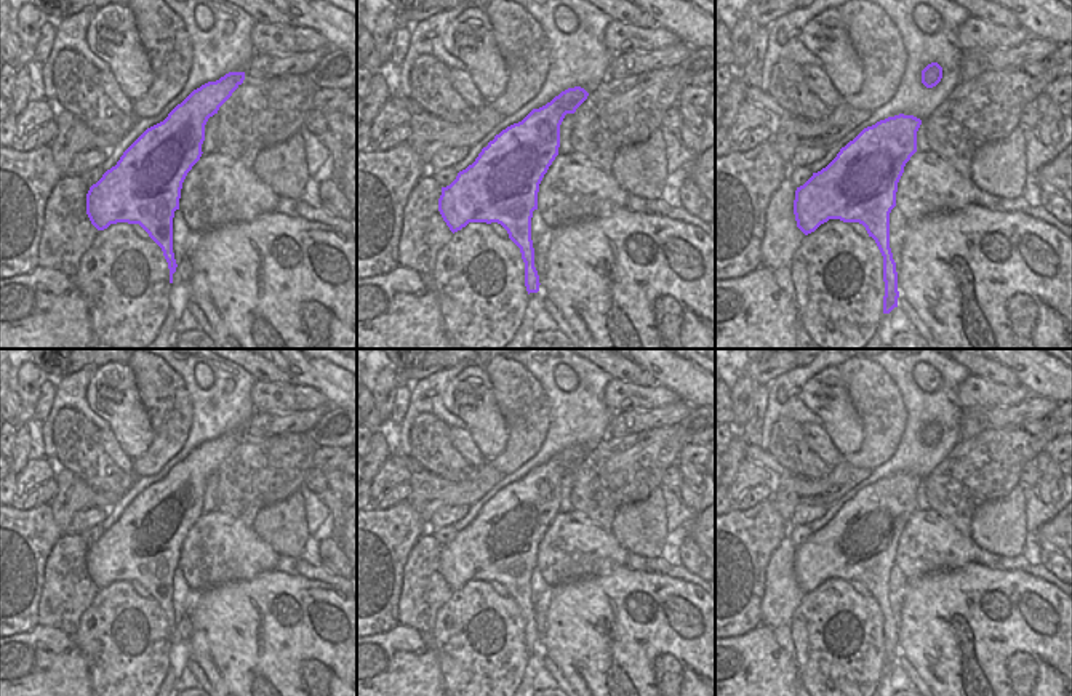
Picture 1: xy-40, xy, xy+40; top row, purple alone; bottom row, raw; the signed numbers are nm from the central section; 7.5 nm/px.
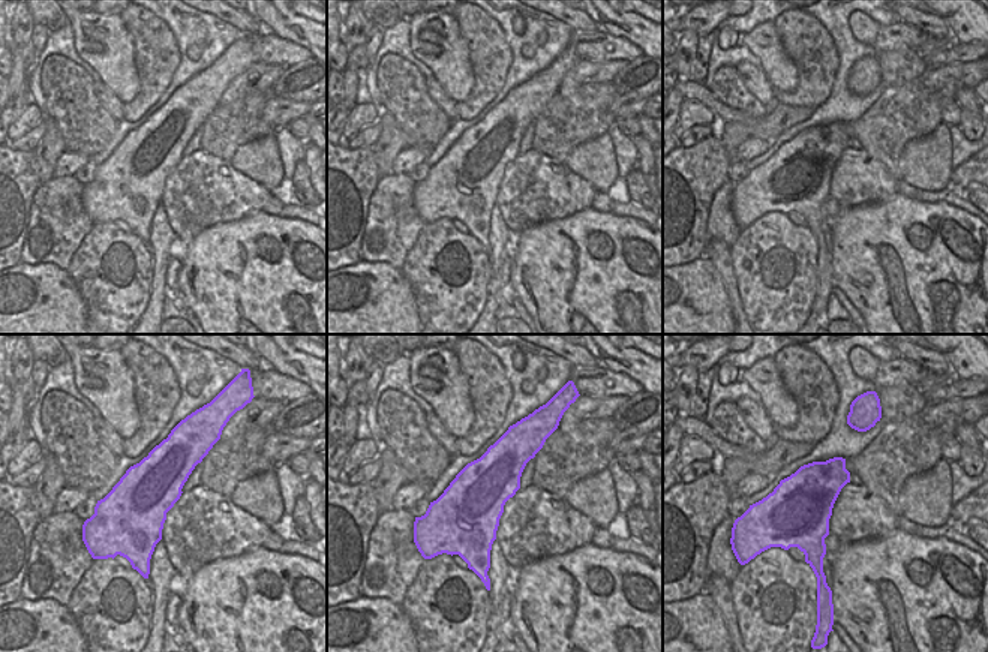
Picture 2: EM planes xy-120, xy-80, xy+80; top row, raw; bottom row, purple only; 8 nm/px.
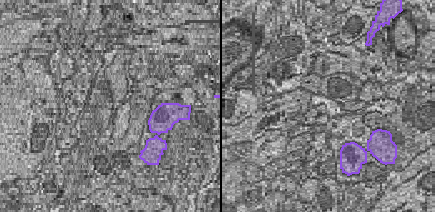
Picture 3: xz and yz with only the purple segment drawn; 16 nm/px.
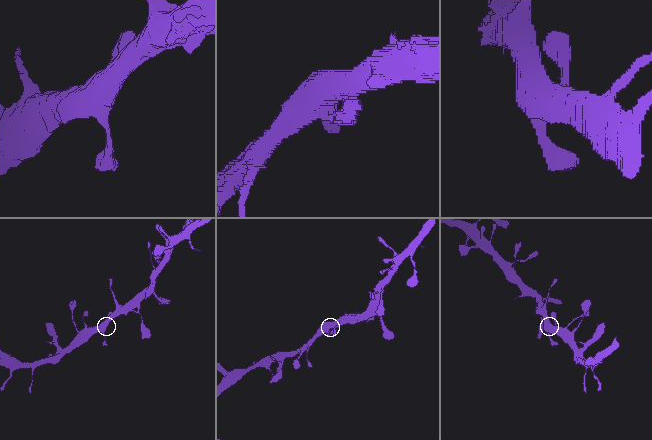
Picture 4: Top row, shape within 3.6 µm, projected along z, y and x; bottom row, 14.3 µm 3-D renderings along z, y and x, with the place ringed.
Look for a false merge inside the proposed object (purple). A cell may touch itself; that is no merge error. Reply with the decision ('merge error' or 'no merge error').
no merge error

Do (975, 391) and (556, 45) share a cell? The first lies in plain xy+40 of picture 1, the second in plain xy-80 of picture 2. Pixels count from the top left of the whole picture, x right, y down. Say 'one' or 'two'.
two

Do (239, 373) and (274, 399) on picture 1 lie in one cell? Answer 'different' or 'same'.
different

